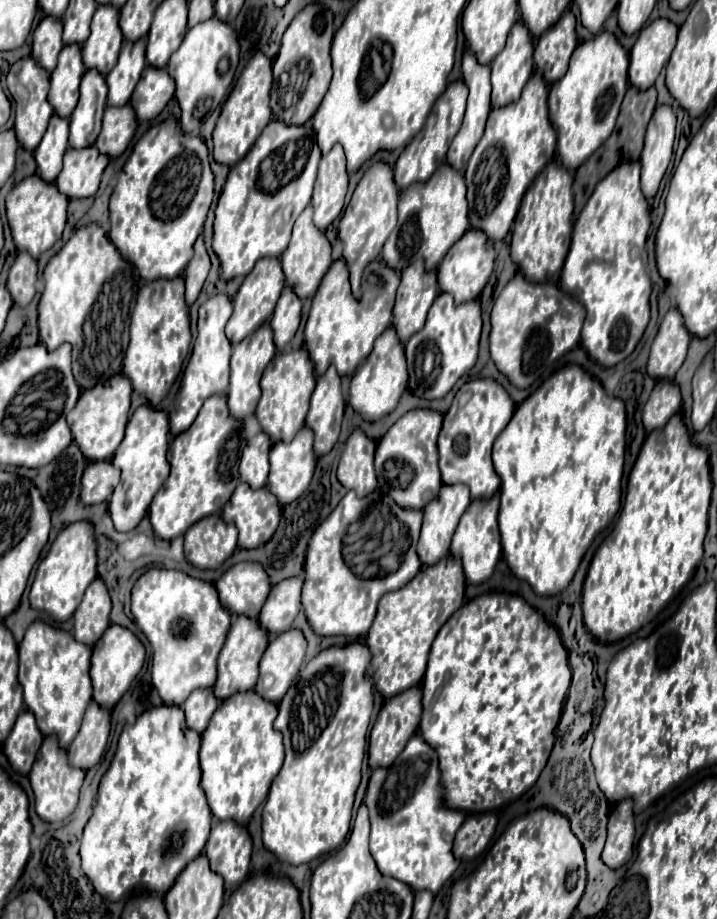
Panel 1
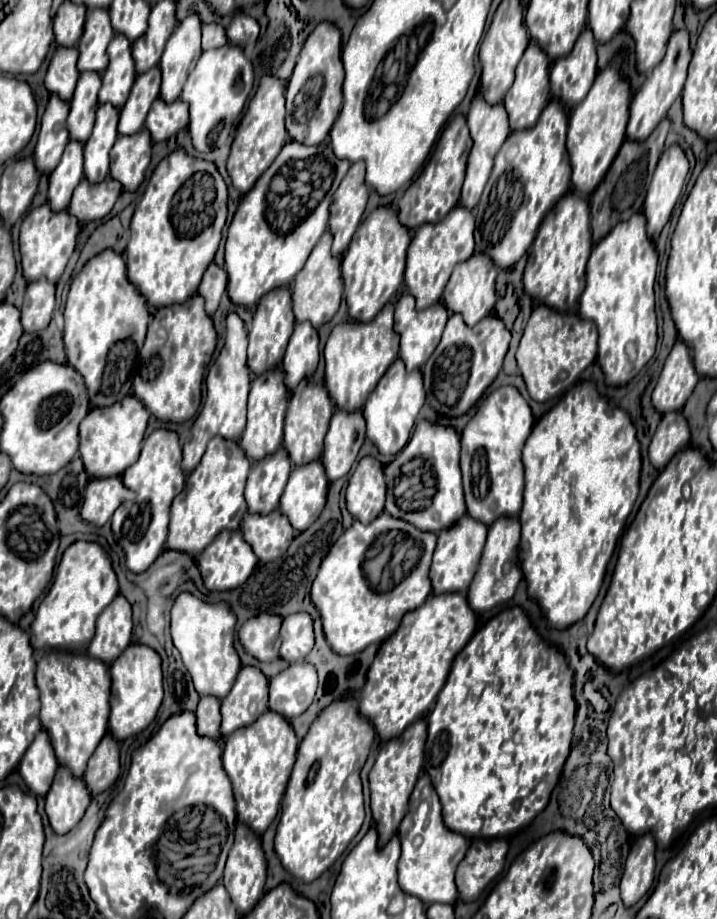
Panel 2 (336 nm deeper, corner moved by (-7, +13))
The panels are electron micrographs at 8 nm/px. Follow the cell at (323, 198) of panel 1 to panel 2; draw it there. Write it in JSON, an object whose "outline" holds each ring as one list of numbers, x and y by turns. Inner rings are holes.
{"outline":[[365,162,351,164,331,200,329,230,333,234,333,254,343,254,365,212,369,188,365,186]]}

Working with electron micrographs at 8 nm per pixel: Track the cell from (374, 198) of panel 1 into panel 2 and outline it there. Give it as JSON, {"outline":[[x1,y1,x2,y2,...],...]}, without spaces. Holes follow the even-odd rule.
{"outline":[[377,206,361,224,359,230,353,234,353,240,343,256,341,270,345,280,345,300,349,304,349,316,357,322,369,322,375,318,375,314,383,308,385,302,395,298,403,286,403,270,405,270,405,254,407,246,411,242,411,232,399,222,397,212,389,206]]}

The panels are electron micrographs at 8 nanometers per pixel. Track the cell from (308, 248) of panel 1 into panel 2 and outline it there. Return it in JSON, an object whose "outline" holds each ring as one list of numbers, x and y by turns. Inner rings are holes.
{"outline":[[327,230,317,246,311,250,303,270,293,280,293,312,299,322,311,322,315,328,329,322,341,302,343,278,341,278,341,258,331,252,331,232]]}

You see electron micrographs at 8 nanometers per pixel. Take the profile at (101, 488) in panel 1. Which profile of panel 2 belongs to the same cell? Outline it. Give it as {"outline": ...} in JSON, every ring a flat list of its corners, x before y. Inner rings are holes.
{"outline":[[91,478,85,490,81,518,103,526,127,498,131,498,131,492,123,486,121,478]]}

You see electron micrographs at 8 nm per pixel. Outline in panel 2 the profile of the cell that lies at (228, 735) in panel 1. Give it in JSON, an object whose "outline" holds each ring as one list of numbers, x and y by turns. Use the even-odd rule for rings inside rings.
{"outline":[[267,710,255,726,243,726,225,738,223,746,223,768,233,784,237,820,251,826,255,834,263,834,277,816,281,798,287,788,287,780,295,762,299,738,295,736,287,718,279,718,273,710]]}

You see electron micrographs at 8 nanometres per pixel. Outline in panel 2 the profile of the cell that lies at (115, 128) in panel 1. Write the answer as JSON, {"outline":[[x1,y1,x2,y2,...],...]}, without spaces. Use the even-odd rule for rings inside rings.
{"outline":[[147,130,131,134,131,138,117,138,111,150,111,176,123,184,123,190,137,190,145,178,145,170,151,162,151,136]]}

